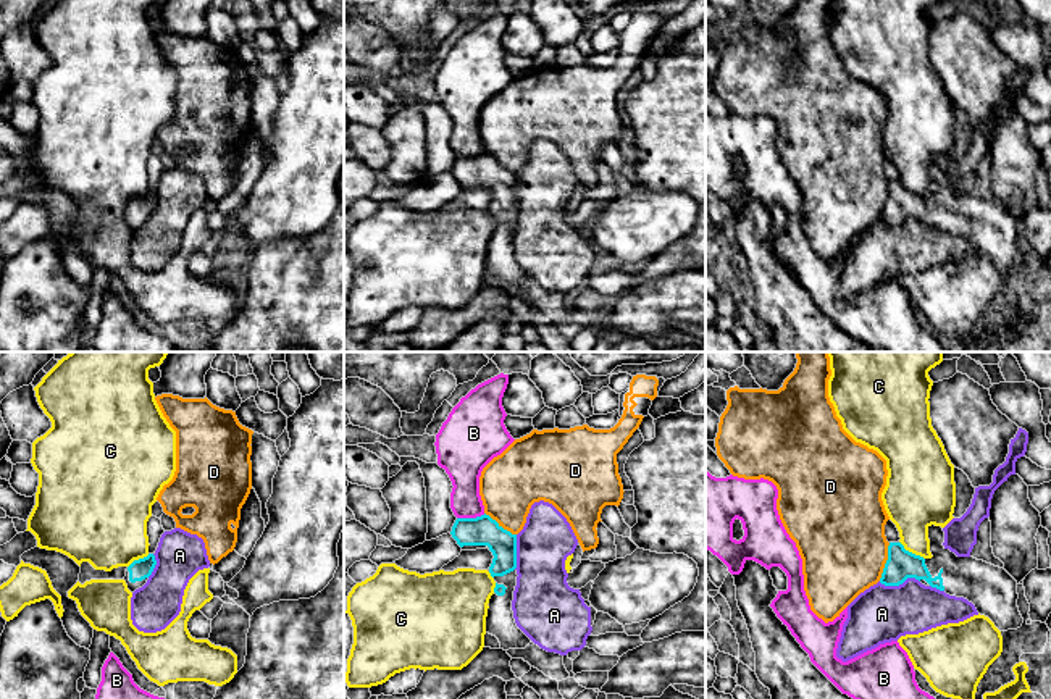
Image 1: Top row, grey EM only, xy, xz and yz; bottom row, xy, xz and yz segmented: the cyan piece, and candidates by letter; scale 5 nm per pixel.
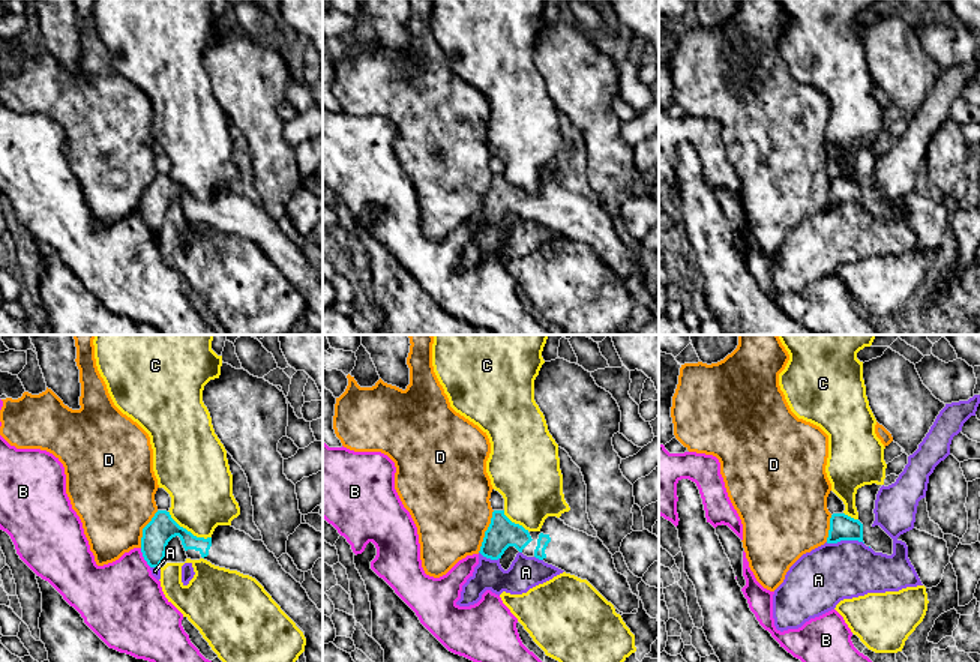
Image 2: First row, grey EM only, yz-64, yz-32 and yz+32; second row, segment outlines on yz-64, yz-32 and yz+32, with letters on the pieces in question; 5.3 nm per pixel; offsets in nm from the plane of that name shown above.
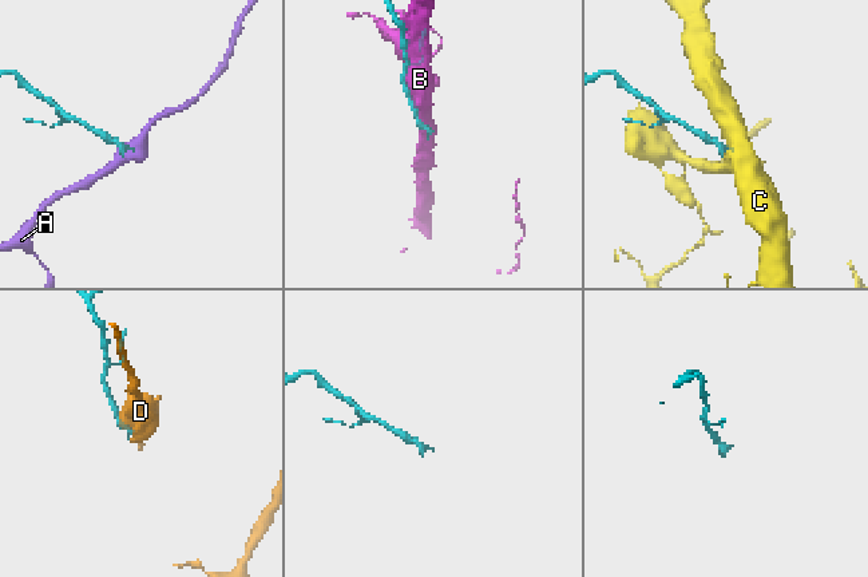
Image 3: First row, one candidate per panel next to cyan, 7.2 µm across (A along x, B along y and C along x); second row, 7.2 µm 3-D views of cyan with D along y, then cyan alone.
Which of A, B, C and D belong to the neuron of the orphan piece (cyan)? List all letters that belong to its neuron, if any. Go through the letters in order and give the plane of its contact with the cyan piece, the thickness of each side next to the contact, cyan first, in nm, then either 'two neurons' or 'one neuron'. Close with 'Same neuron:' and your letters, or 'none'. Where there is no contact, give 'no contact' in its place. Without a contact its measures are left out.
A: yz | 150/280 nm | two neurons
B: xz | 150/160 nm | two neurons
C: yz | 150/280 nm | two neurons
D: yz | 150/440 nm | two neurons
Same neuron: none

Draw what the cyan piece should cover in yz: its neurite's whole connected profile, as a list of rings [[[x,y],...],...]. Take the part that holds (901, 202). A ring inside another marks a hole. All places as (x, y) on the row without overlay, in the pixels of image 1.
[[[928,165],[928,178],[932,197],[906,189],[901,181],[890,181],[880,221],[899,224],[907,216],[915,216],[925,224],[967,237],[999,270],[1022,265],[1017,220],[1004,207],[974,195],[957,195],[943,184],[944,170],[941,165]]]

